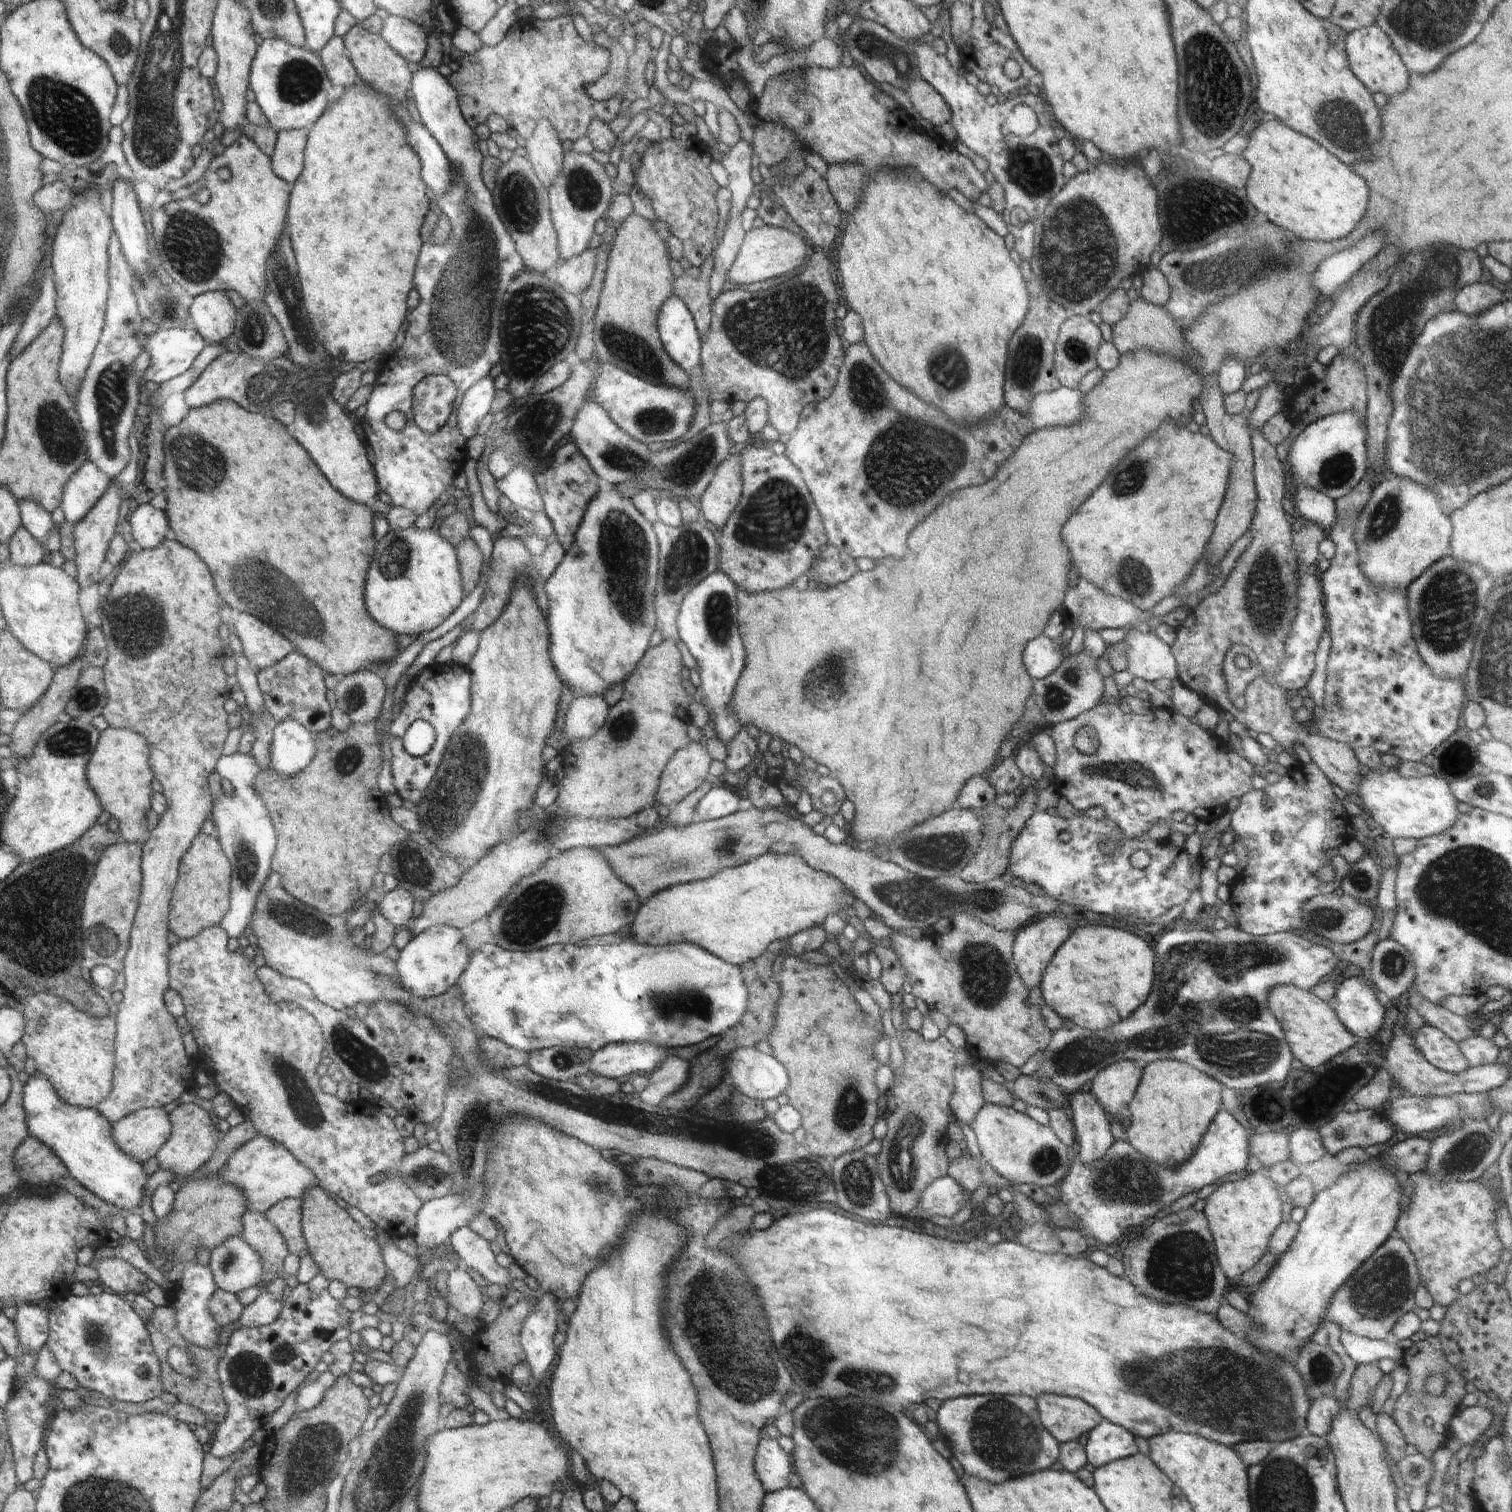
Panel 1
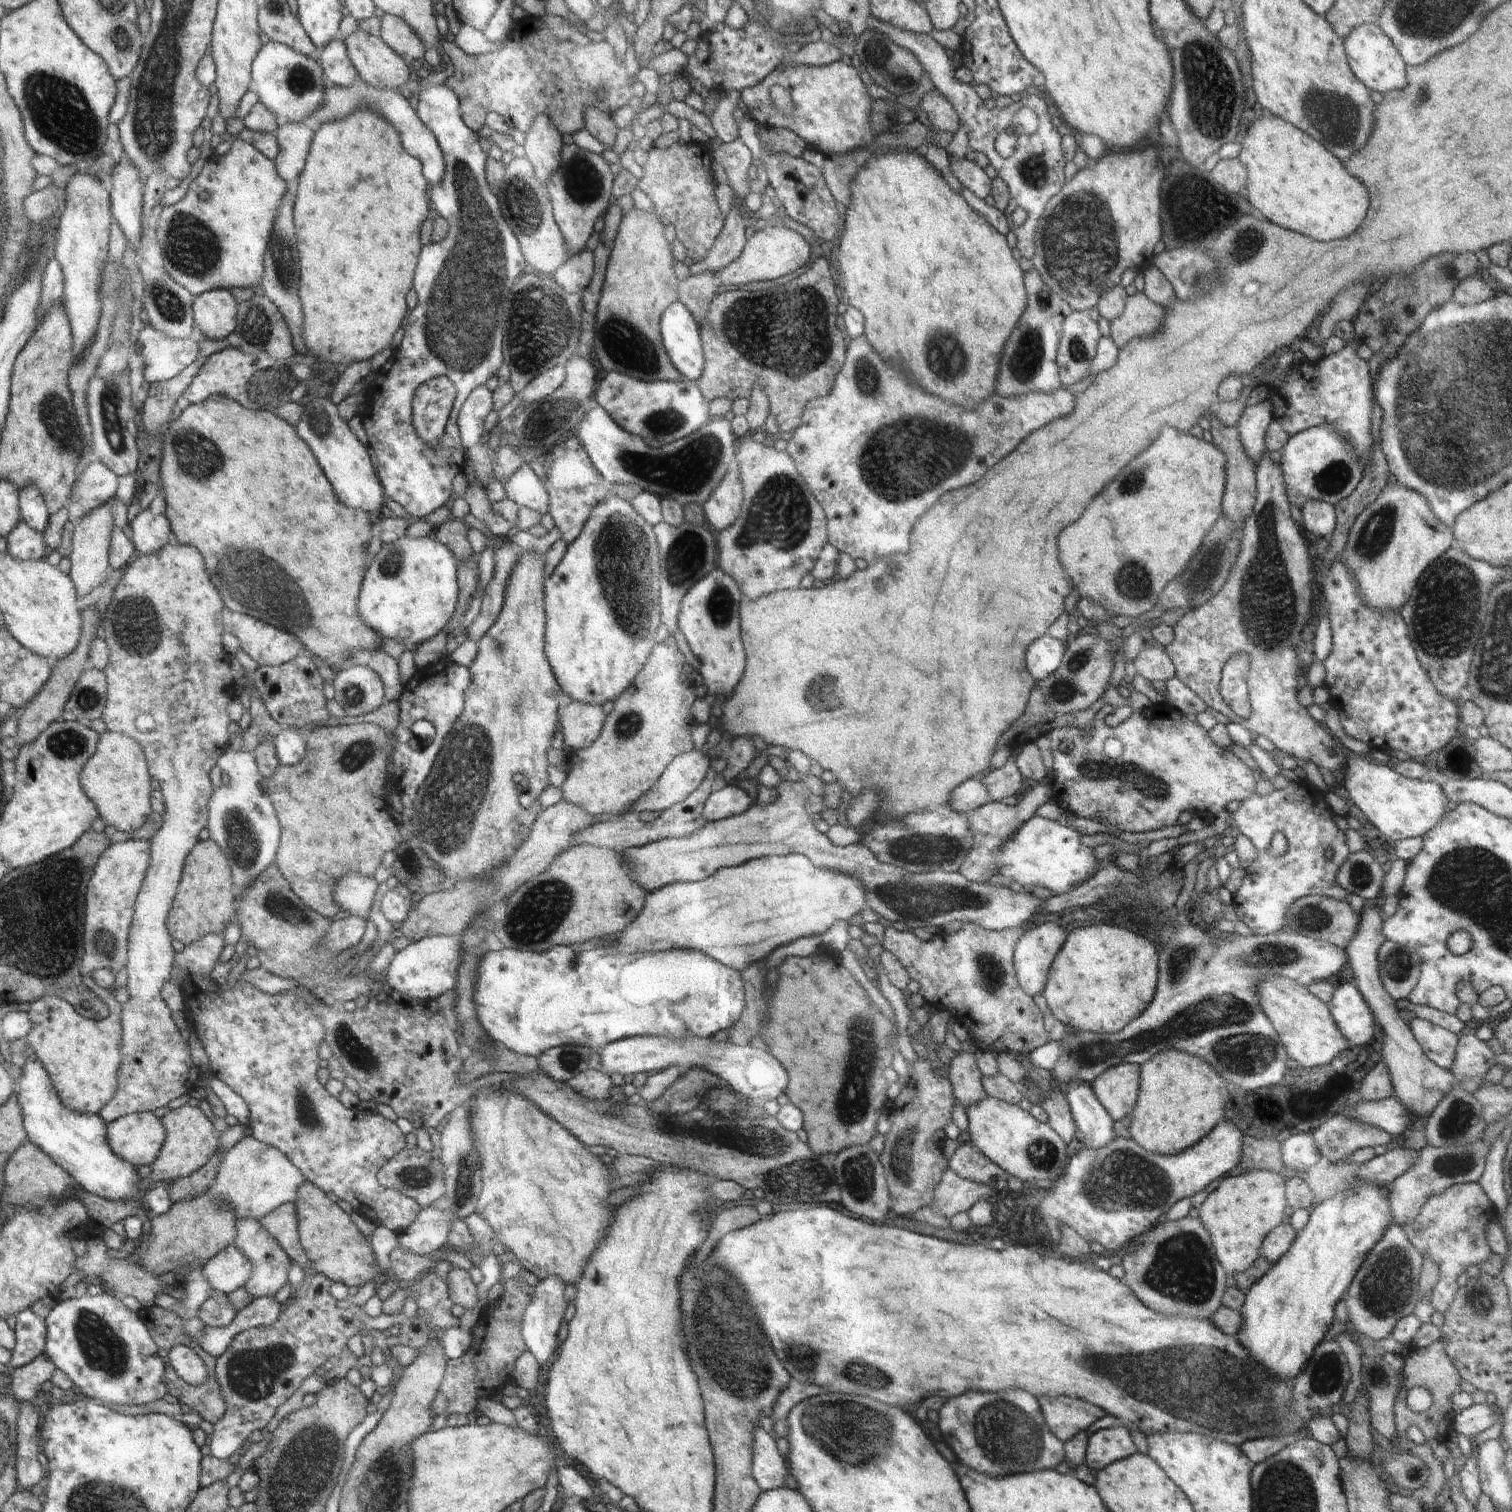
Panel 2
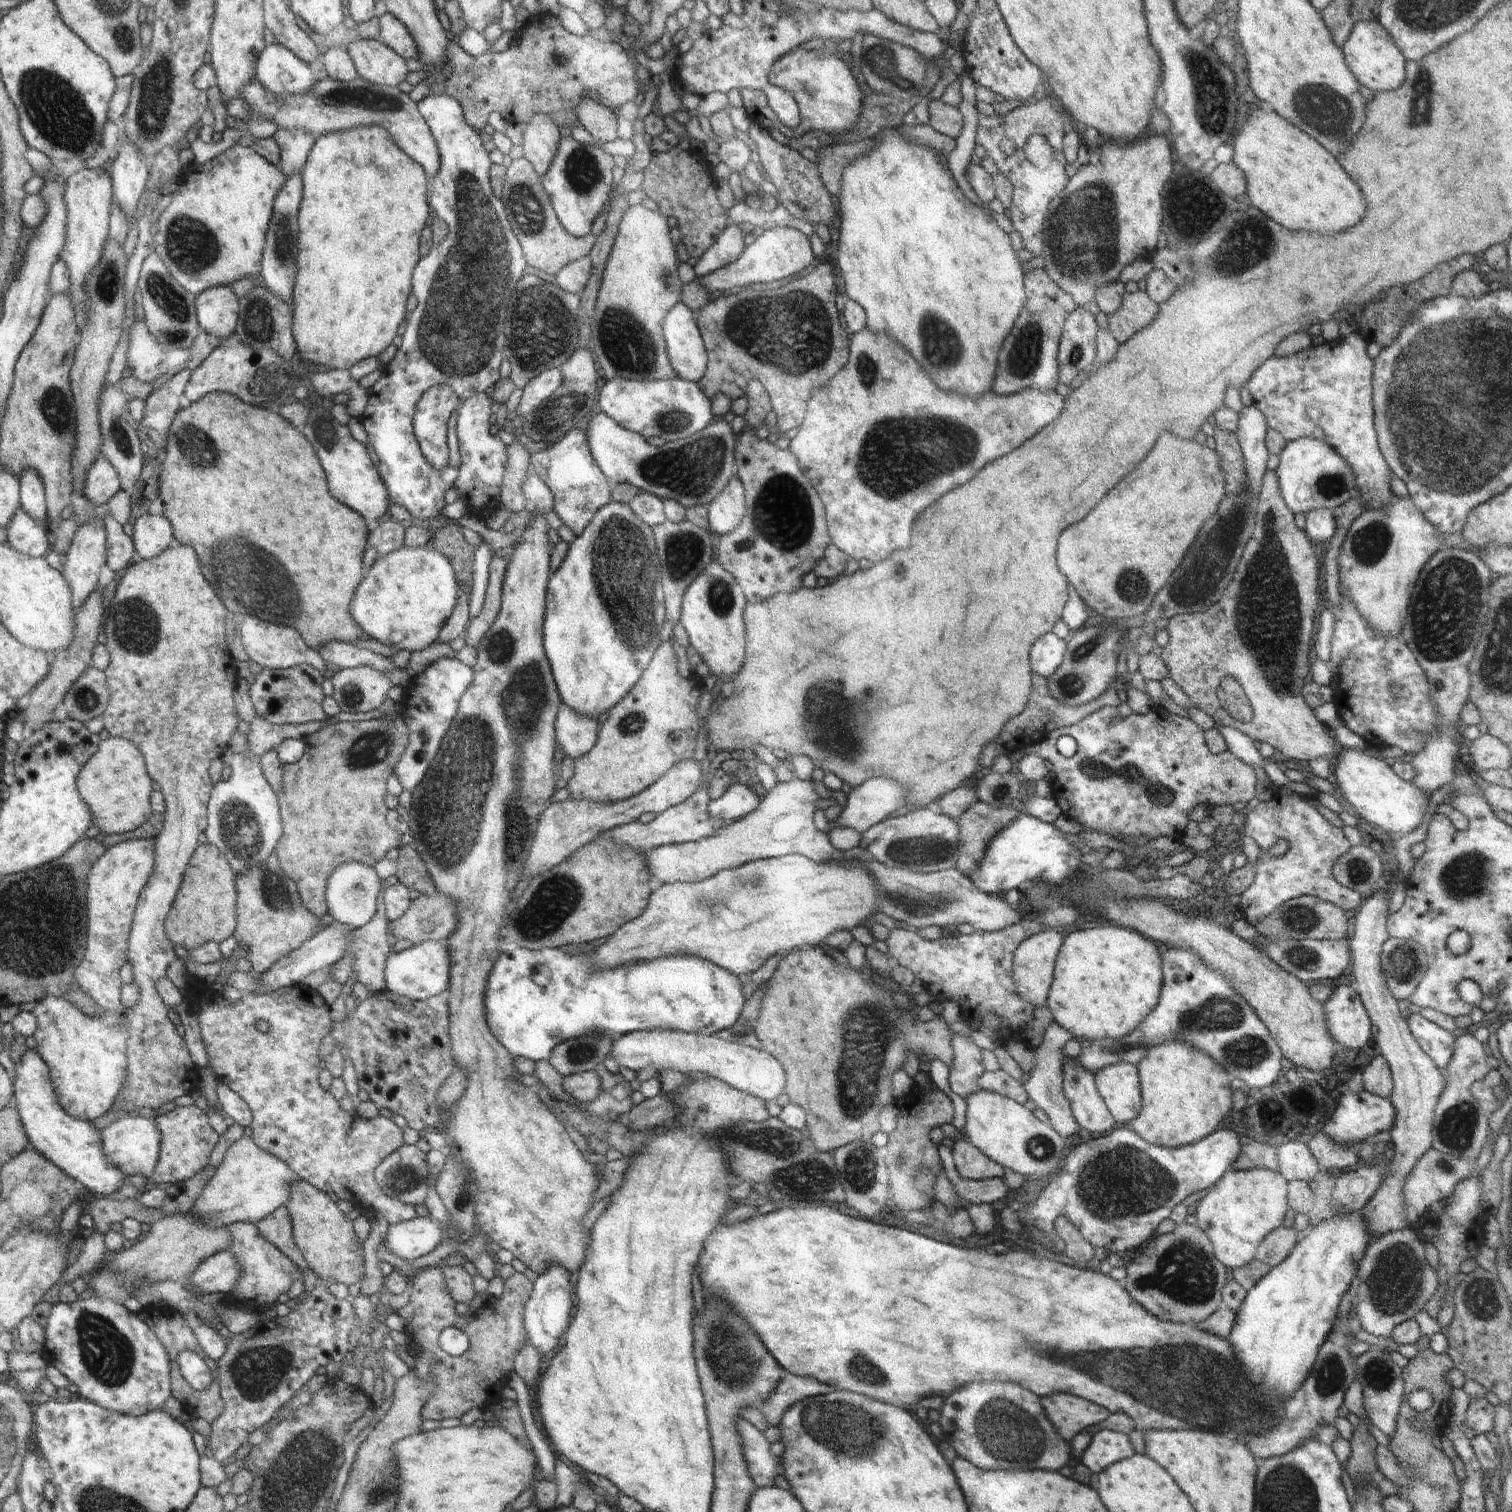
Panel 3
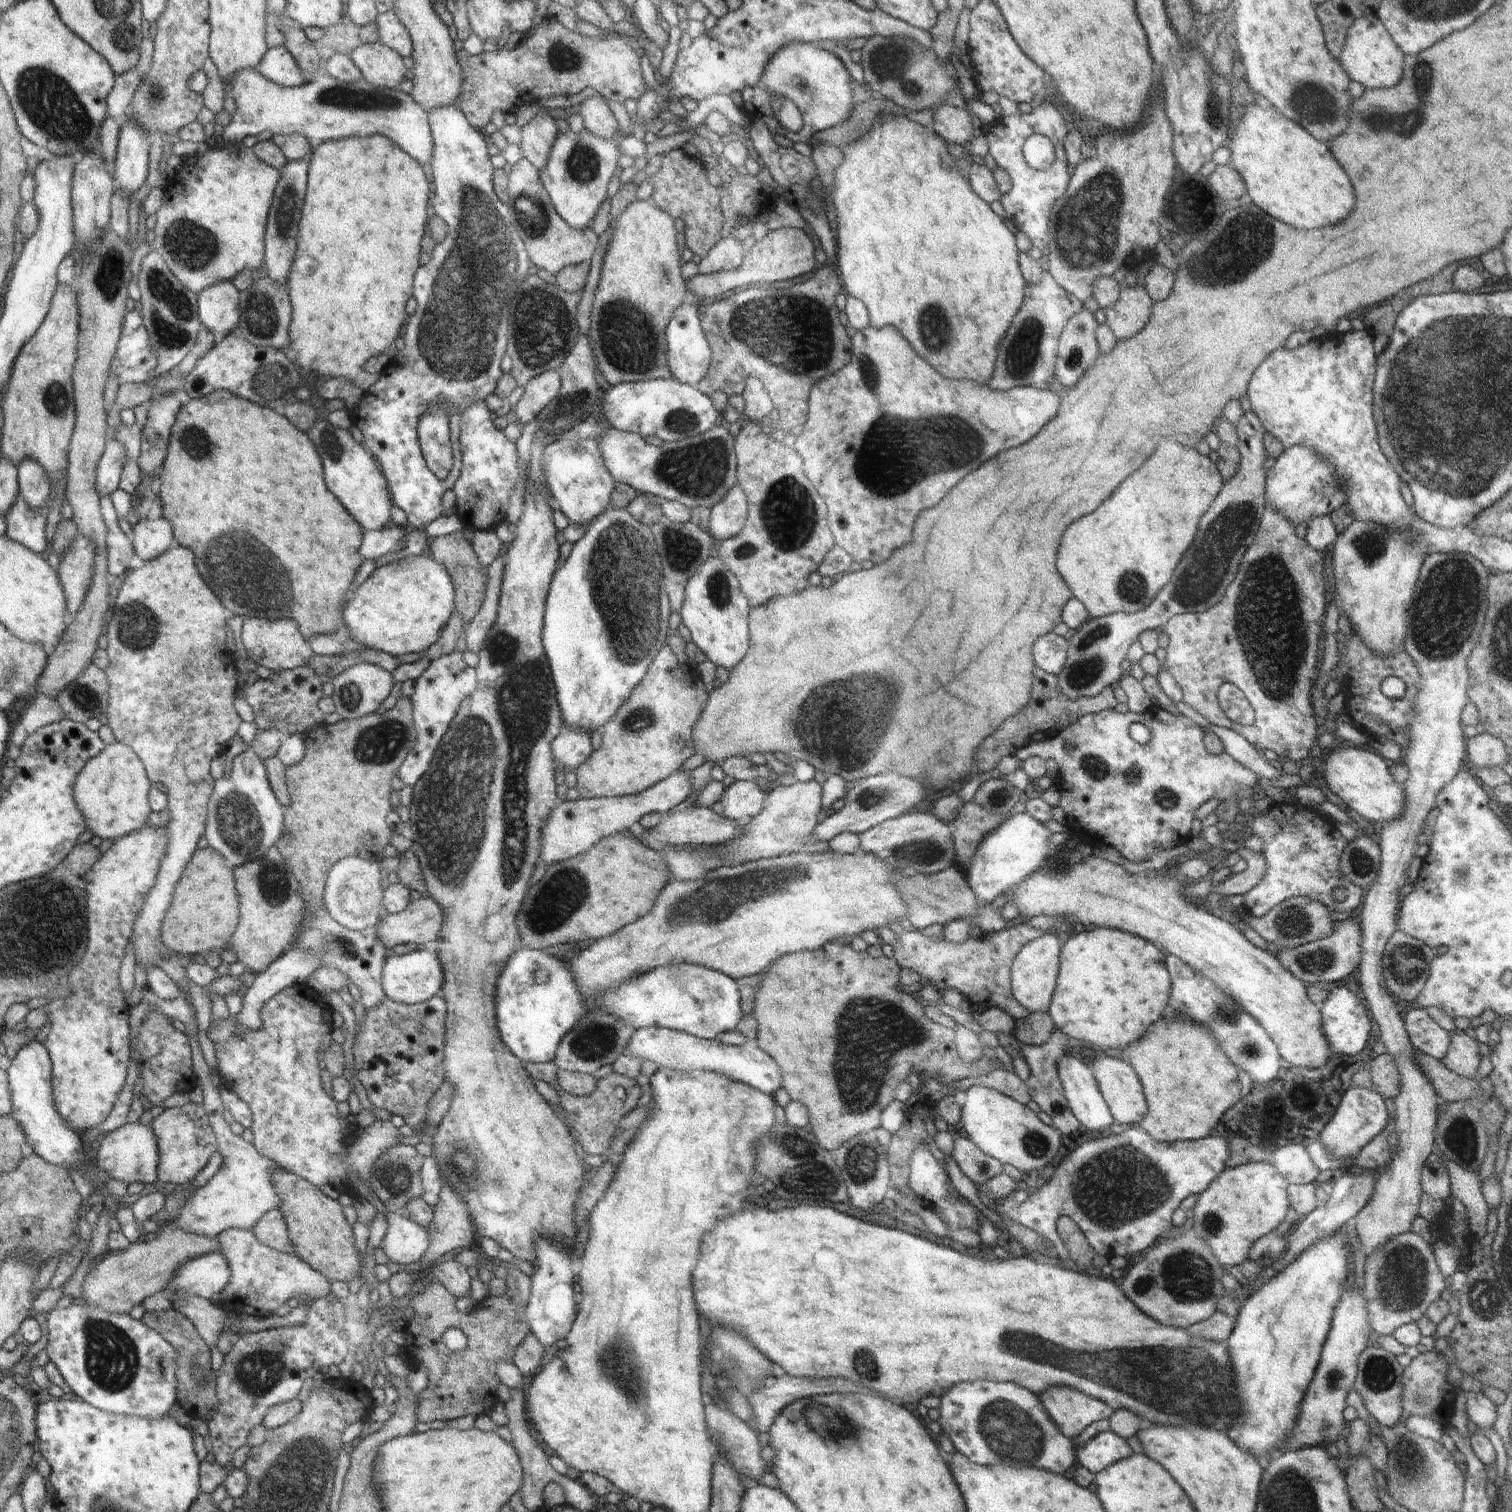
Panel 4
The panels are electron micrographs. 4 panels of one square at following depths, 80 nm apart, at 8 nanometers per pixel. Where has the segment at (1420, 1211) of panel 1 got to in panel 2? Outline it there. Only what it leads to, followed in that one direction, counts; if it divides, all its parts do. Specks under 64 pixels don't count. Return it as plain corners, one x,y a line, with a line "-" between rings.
1479,1181
1471,1183
1458,1183
1450,1186
1446,1192
1440,1196
1432,1197
1426,1201
1426,1204
1419,1210
1419,1215
1411,1221
1410,1224
1403,1225
1408,1240
1416,1247
1416,1250
1422,1256
1430,1256
1430,1258
1438,1265
1439,1280
1430,1292
1430,1303
1436,1311
1443,1314
1448,1310
1448,1307
1454,1300
1458,1285
1456,1278
1466,1271
1467,1266
1475,1264
1480,1265
1492,1253
1486,1242
1487,1226
1494,1219
1494,1206
1488,1198
1486,1192

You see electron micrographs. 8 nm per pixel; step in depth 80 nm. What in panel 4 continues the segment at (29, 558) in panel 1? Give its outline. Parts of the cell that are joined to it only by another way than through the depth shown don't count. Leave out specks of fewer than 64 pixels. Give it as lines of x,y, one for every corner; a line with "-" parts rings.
20,495
17,503
7,514
8,529
6,534
42,554
48,548
48,536
46,536
46,524
48,524
53,500
48,502
42,508
33,507
24,495

